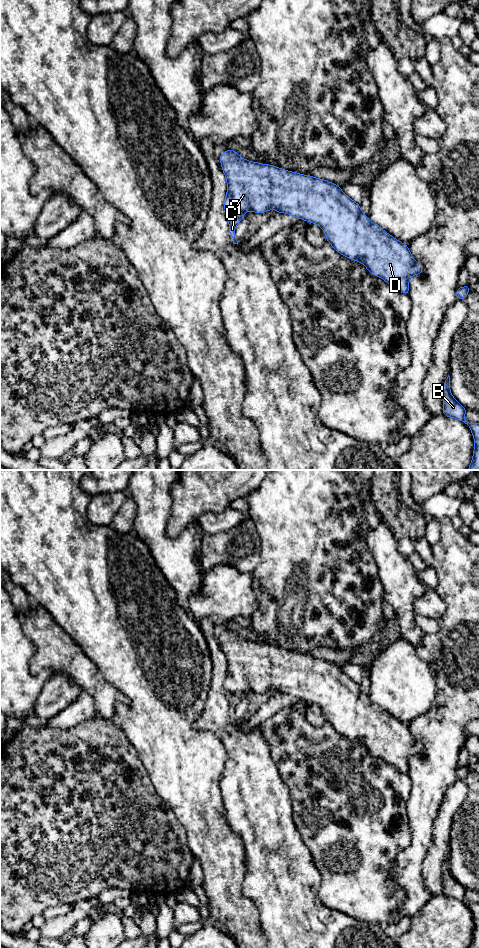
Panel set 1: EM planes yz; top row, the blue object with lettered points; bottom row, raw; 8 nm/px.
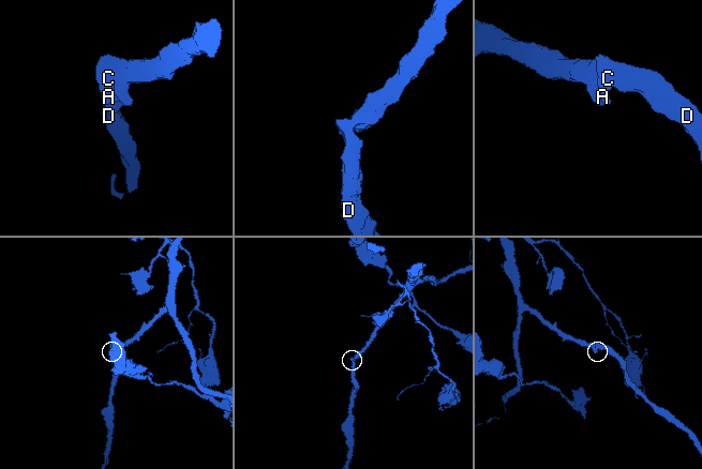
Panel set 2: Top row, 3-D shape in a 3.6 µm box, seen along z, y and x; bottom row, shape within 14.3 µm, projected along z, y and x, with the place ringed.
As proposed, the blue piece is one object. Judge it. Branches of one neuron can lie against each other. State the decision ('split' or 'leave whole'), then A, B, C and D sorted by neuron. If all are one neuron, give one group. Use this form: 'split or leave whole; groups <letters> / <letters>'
split; groups A / B C D

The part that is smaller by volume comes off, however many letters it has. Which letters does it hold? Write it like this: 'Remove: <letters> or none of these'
Remove: A

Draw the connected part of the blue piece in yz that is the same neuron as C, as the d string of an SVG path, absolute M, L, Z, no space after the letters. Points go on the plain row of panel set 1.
M234 630L223 632L220 643L227 661L227 673L224 681L225 691L231 693L247 691L264 693L275 689L278 693L289 694L317 704L326 714L326 721L341 735L353 741L361 742L371 754L381 757L401 773L409 775L409 760L413 755L419 755L423 752L422 745L414 740L408 725L398 721L382 708L373 704L368 696L361 691L359 683L349 678L338 665L311 655L287 651L269 644L251 642L241 638Z

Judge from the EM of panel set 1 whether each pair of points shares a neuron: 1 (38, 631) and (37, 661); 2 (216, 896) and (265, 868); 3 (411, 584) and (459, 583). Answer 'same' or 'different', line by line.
1: same
2: different
3: different

